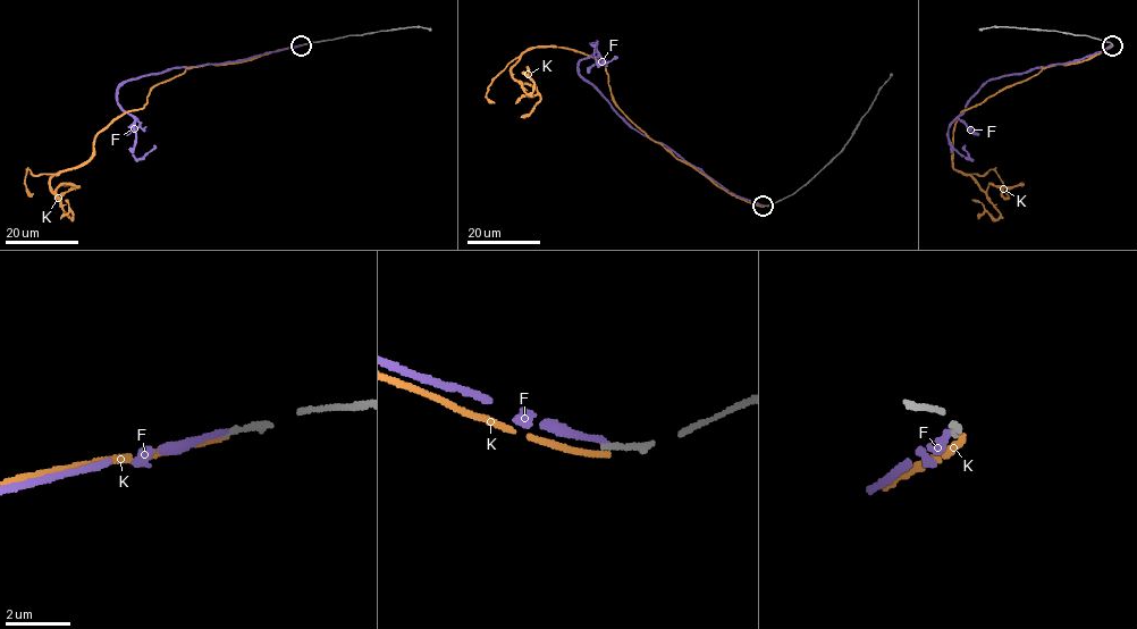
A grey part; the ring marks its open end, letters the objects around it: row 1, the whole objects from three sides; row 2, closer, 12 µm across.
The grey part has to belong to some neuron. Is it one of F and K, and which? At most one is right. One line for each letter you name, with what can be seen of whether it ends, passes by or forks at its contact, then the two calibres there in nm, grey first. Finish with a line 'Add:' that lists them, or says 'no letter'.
Add: no letter

